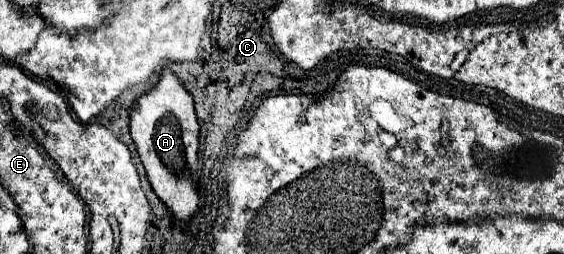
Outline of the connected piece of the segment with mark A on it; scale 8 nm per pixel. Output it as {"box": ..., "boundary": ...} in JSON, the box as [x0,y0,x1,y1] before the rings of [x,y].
{"box":[129,69,199,221],"boundary":[[[163,69],[159,83],[133,103],[133,107],[129,109],[129,127],[153,191],[173,211],[175,219],[187,221],[195,213],[199,203],[199,123],[193,109],[193,97],[173,71]]]}

